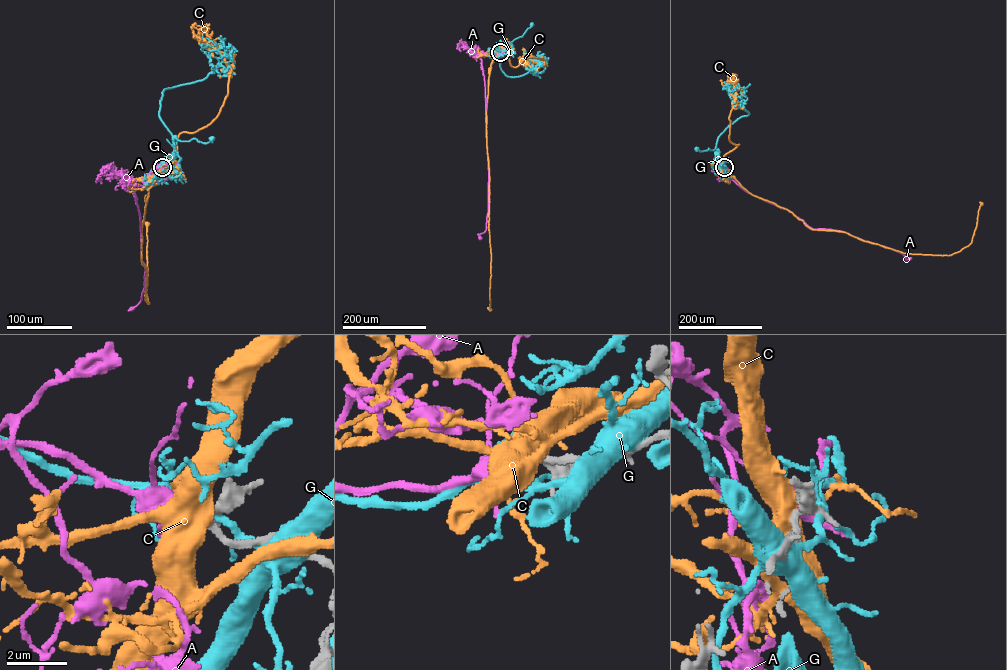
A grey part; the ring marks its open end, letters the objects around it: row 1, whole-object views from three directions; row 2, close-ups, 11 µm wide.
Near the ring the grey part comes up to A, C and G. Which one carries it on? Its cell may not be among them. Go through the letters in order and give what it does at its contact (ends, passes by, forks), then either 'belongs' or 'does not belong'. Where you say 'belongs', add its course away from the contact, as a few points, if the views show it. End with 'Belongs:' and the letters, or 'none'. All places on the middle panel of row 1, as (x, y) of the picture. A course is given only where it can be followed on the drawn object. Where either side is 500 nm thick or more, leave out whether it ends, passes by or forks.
A: it ends there; belongs; it runs (500, 52), (479, 53), (485, 89), (489, 175), (486, 228), (478, 234), (480, 238)
C: does not belong
G: it forks there; does not belong
Belongs: A

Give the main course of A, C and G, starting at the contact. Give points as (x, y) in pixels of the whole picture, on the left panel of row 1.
A: (162, 167), (157, 166), (150, 177), (131, 181), (140, 215), (145, 269), (141, 300), (132, 309)
C: (162, 167), (150, 183), (142, 226), (141, 259), (146, 267), (145, 298), (148, 303), (147, 223)
G: (163, 167), (173, 157), (174, 137), (180, 141), (195, 138), (205, 143), (212, 138)

